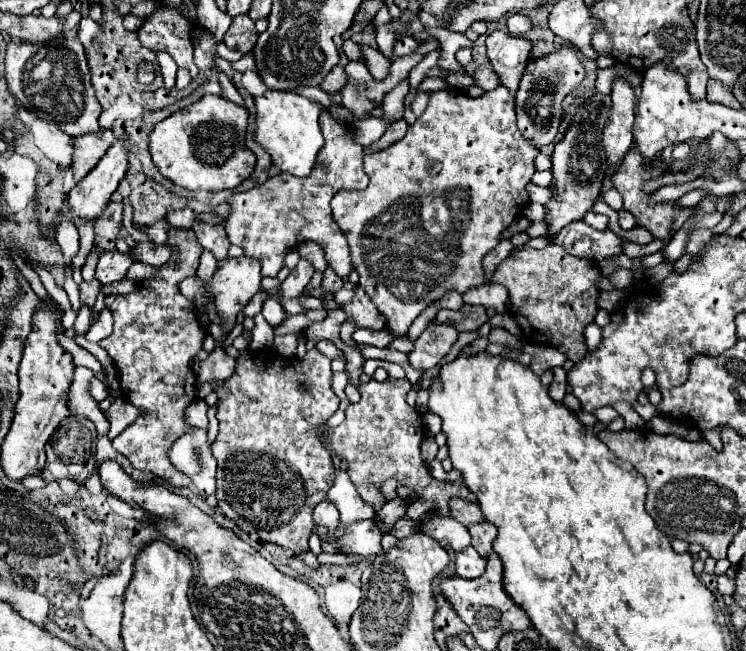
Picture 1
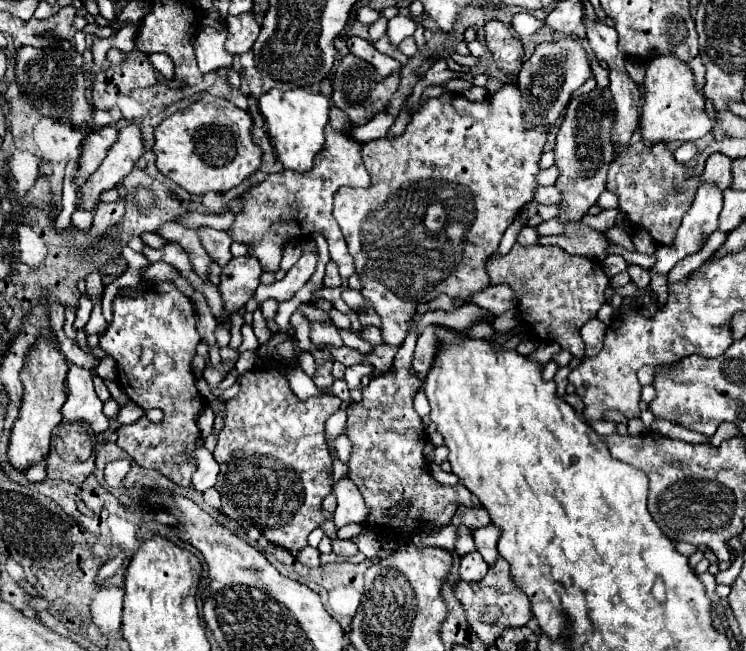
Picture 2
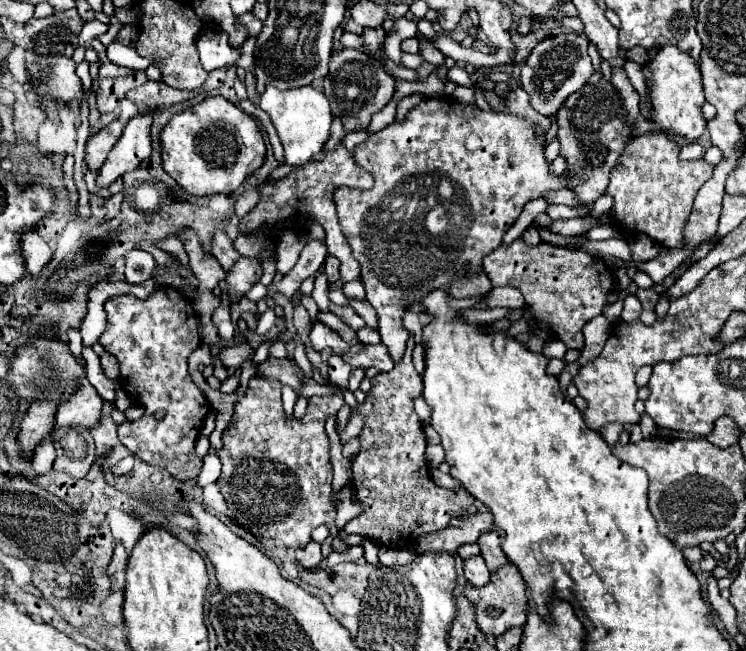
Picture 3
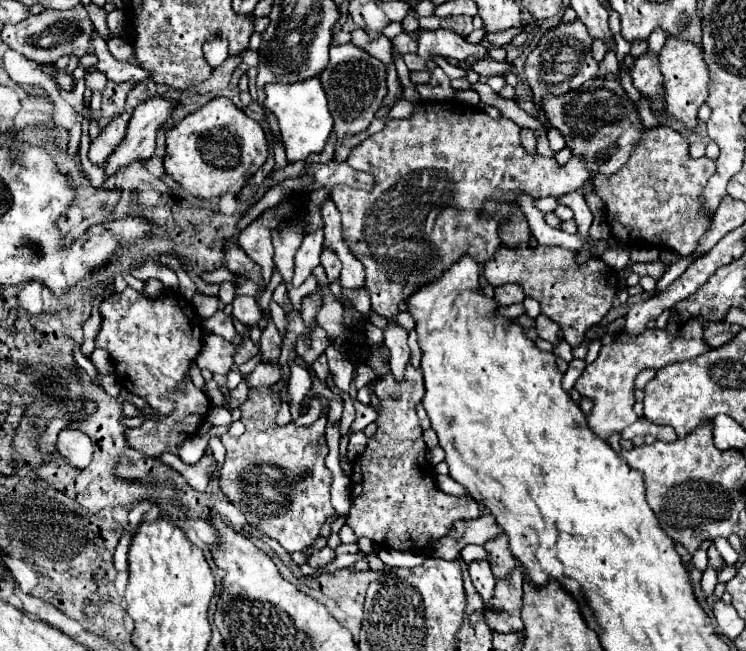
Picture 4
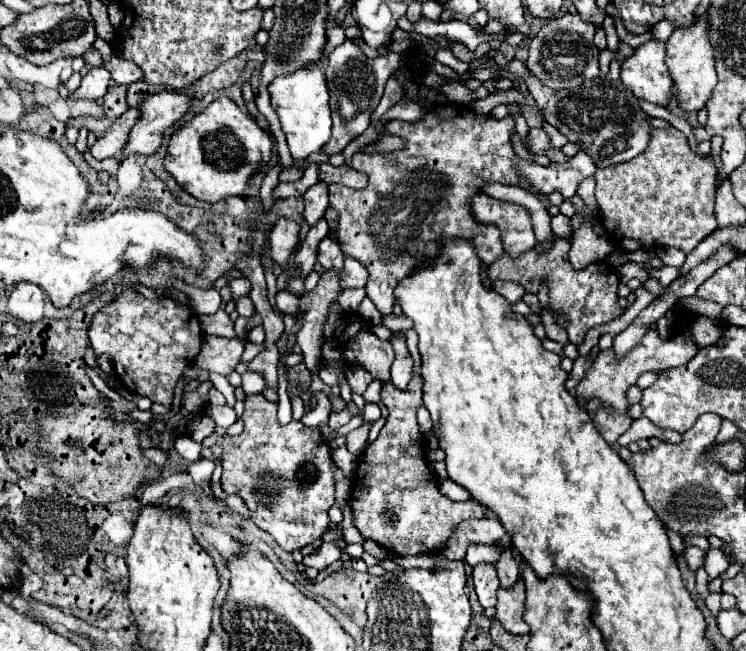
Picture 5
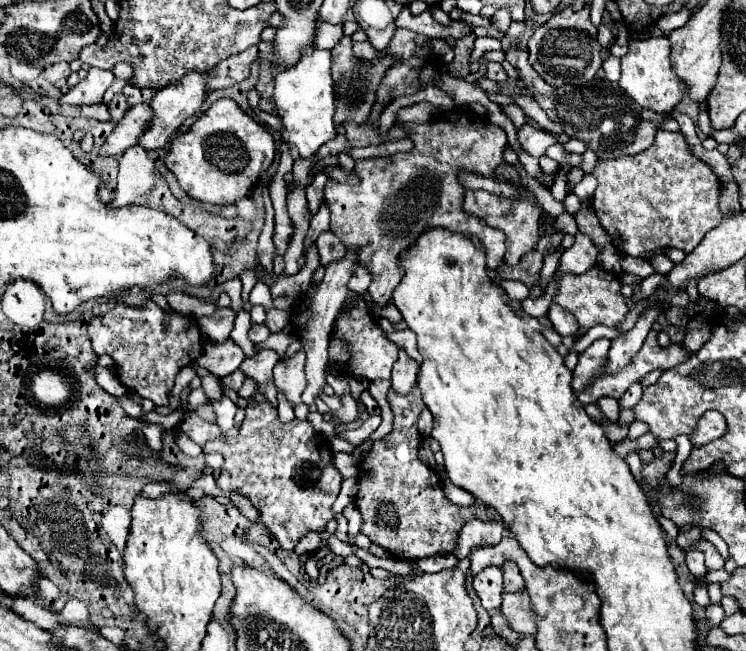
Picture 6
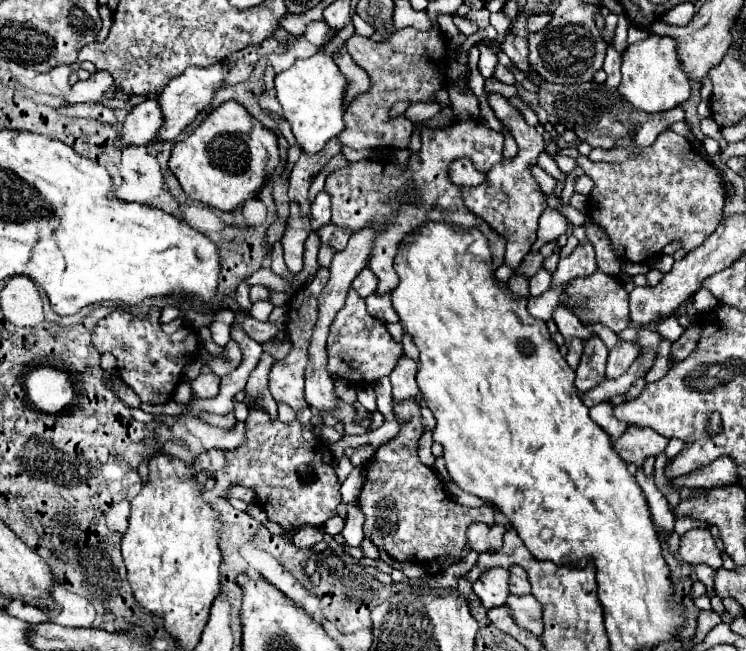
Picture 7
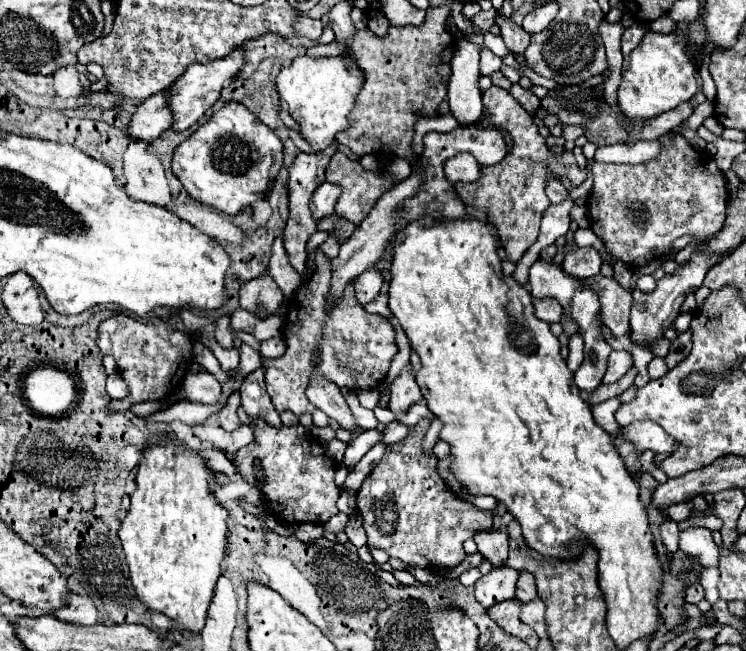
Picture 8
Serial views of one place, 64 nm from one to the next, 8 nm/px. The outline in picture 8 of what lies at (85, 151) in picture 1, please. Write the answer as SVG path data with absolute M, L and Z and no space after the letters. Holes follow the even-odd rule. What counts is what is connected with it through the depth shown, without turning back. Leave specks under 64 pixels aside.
M160 92L160 94L146 98L136 108L136 112L132 114L132 120L128 124L128 134L134 140L152 142L170 126L172 126L172 112L166 104L166 92Z

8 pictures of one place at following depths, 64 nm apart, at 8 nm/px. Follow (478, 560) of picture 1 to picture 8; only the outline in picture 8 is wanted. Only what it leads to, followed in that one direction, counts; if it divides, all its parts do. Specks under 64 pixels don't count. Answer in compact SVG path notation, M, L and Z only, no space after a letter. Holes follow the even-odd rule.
M506 566L494 568L490 574L482 576L476 582L474 596L484 608L490 608L492 604L514 598L516 580L518 580L518 570L512 570L512 568L506 568Z

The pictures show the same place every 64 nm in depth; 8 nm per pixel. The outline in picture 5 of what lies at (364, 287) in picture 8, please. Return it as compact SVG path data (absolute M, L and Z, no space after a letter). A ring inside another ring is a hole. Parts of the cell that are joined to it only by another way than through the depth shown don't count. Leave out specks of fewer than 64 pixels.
M344 254L344 270L342 270L342 284L346 288L364 288L368 282L368 270L350 254Z

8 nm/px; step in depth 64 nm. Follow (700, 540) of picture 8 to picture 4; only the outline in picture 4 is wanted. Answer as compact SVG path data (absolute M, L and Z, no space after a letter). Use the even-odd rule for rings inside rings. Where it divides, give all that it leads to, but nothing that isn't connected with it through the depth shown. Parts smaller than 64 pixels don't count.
M706 568L706 570L704 570L704 576L702 576L702 590L706 592L706 596L714 594L714 588L716 588L716 584L718 584L716 572L718 572L718 570L714 570L714 568Z

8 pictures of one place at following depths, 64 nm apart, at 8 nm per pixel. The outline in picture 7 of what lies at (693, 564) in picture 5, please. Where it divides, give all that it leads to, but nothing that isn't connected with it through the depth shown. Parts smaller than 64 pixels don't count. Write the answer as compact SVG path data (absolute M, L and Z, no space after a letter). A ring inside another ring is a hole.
M696 564L696 566L692 566L692 568L694 568L696 578L698 578L700 582L706 584L706 594L712 596L712 594L714 594L714 578L712 578L714 570L708 568L708 566L702 566L702 564Z

